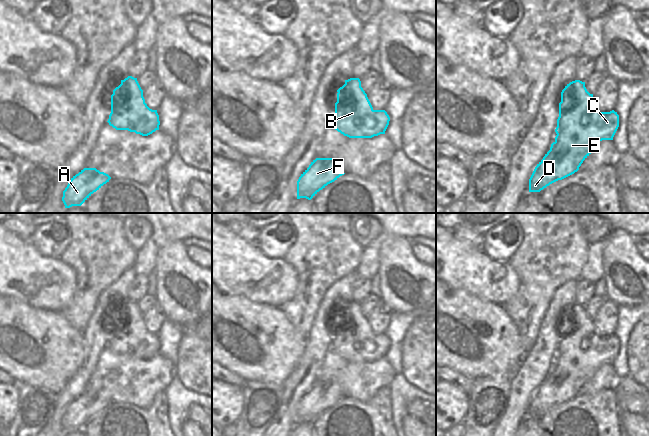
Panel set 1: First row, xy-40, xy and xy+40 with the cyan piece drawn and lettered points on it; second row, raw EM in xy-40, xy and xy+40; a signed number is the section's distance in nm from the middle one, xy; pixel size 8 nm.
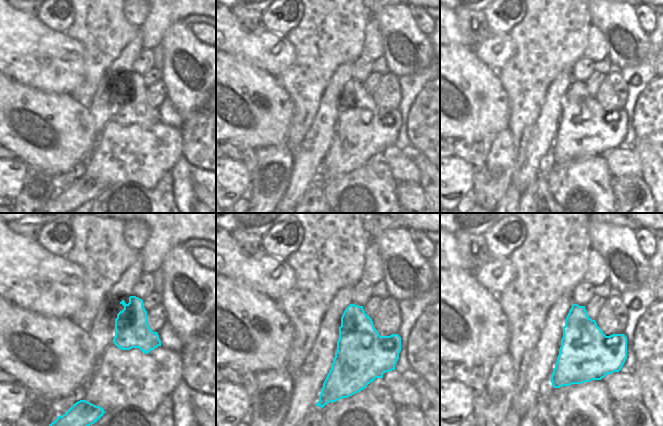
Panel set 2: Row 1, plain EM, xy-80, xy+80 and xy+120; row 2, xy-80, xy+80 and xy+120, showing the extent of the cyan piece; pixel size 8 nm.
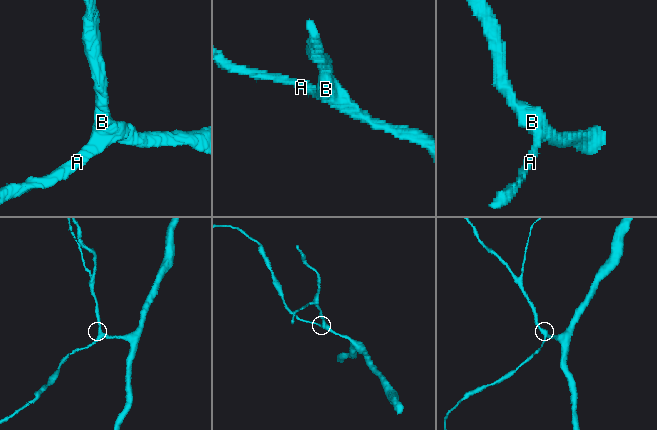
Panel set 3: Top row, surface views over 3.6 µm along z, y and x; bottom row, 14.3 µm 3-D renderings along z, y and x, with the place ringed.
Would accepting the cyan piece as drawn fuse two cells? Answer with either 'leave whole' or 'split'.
leave whole

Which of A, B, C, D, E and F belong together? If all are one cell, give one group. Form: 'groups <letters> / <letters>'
groups A B C D E F

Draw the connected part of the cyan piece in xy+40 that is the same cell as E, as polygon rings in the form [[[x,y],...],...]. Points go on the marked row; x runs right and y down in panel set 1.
[[[585,82],[567,84],[561,92],[555,141],[535,167],[529,192],[540,192],[577,172],[600,141],[613,140],[618,127],[617,112],[598,111]]]

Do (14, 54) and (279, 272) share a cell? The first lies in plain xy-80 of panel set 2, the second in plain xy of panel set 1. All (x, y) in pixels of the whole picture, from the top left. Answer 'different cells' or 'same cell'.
same cell

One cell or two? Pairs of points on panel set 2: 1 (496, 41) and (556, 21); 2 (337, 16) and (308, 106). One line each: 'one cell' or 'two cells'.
1: two cells
2: one cell

